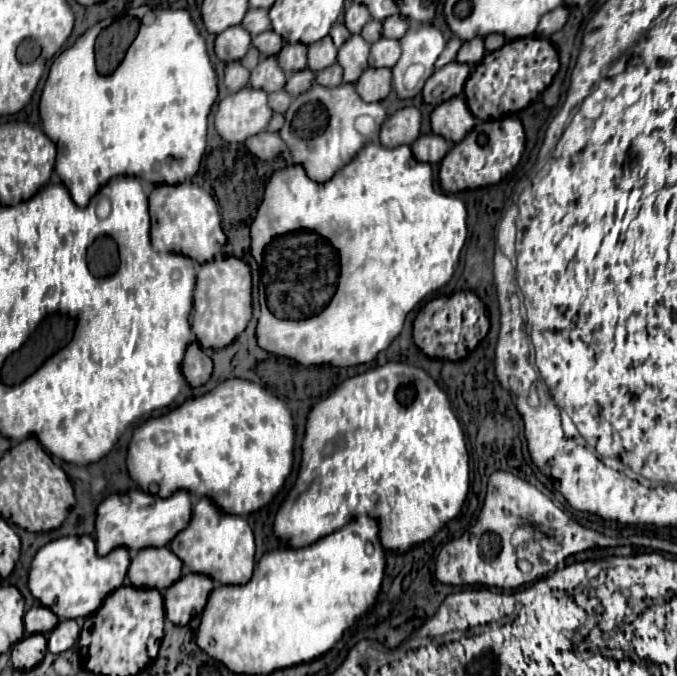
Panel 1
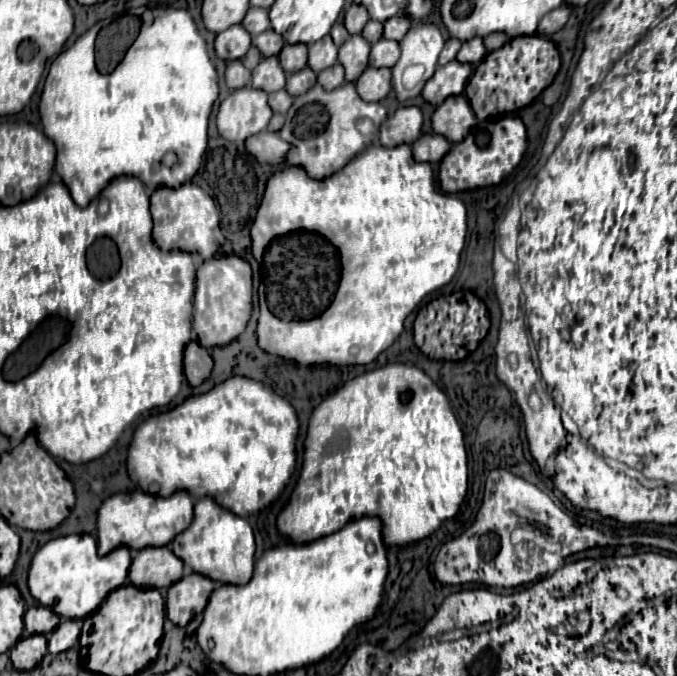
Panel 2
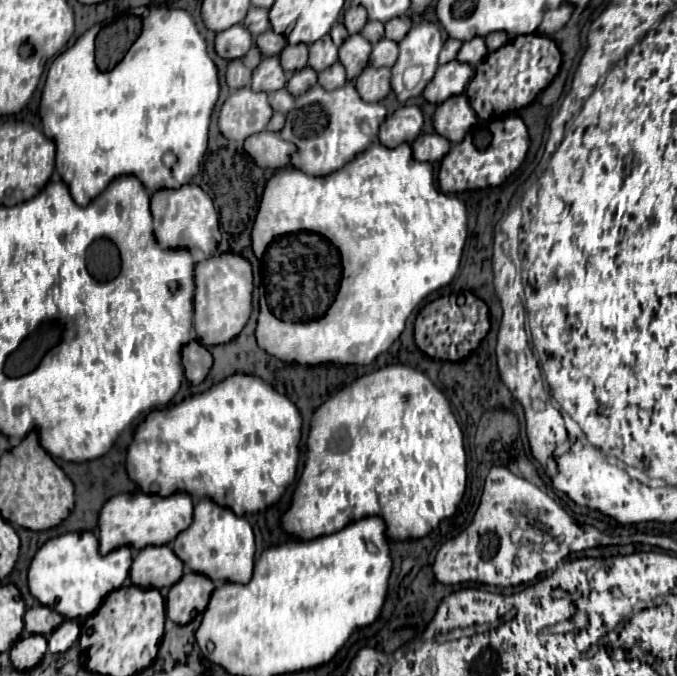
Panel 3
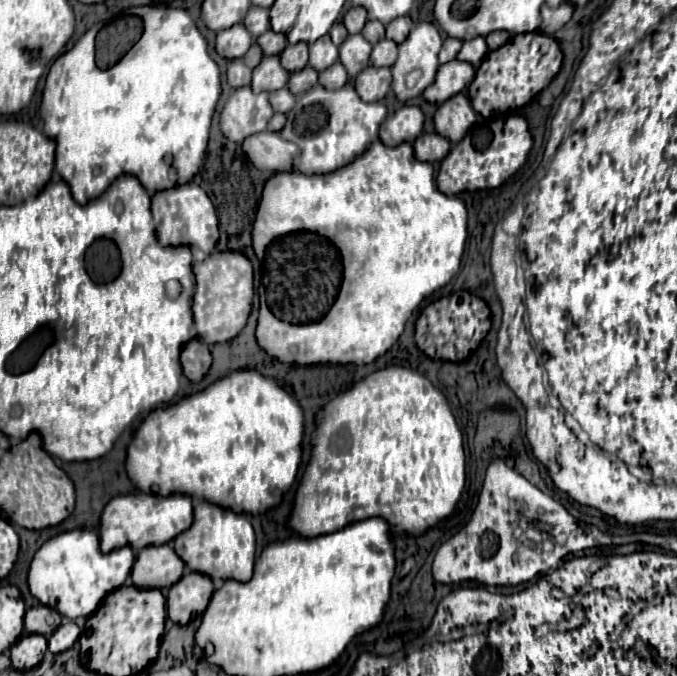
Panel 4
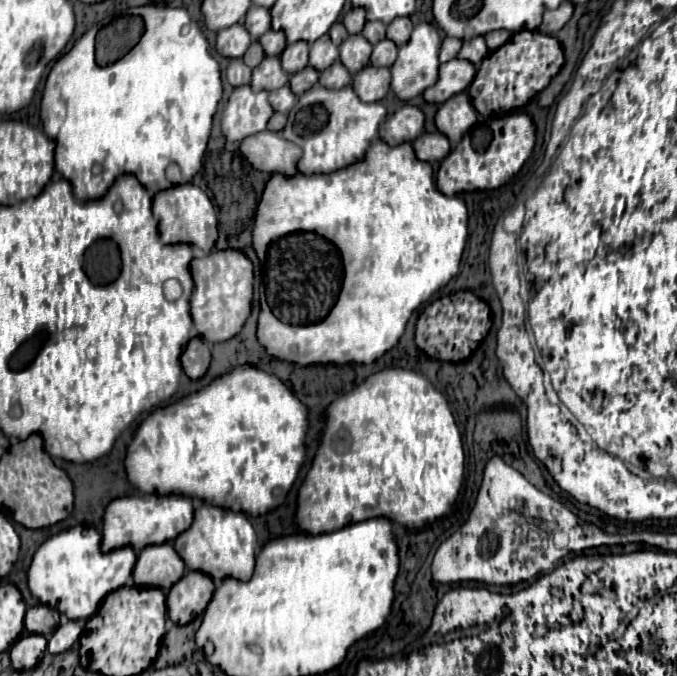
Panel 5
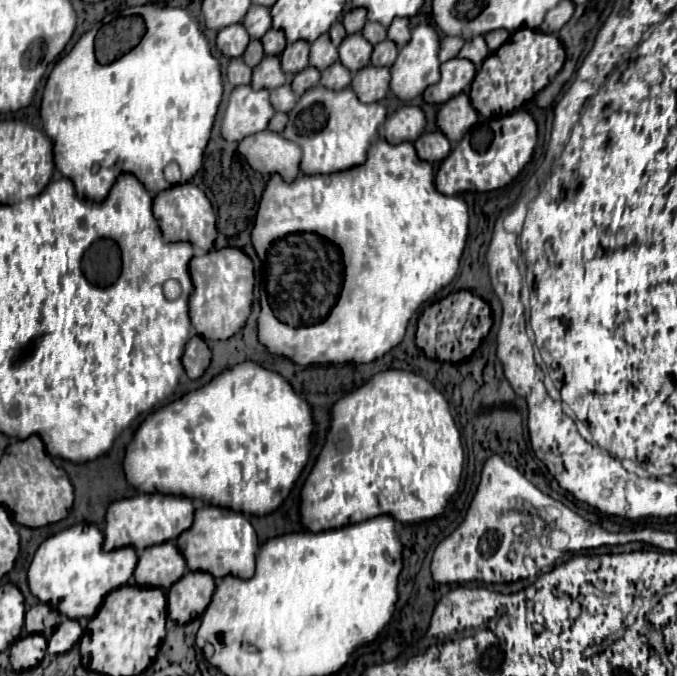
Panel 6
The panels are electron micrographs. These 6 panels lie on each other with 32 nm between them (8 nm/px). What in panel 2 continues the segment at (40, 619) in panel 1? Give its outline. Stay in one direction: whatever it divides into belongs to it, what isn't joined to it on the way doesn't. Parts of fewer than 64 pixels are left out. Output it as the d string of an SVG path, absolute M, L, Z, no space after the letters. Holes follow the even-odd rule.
M32 606L24 614L24 626L28 634L50 634L60 624L60 616L46 606Z

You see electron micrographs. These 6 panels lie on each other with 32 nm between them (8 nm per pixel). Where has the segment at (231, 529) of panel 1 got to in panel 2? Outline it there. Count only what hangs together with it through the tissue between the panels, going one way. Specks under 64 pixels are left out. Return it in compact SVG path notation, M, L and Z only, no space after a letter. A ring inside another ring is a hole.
M202 498L194 506L194 520L190 528L180 532L170 550L194 572L210 576L222 584L248 584L254 568L254 534L248 520L220 508L214 500Z

